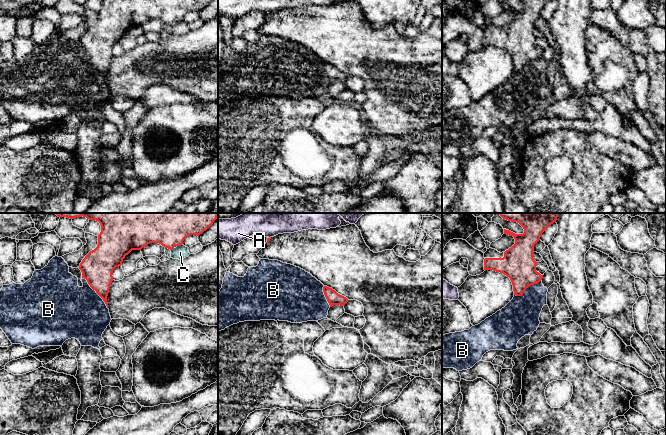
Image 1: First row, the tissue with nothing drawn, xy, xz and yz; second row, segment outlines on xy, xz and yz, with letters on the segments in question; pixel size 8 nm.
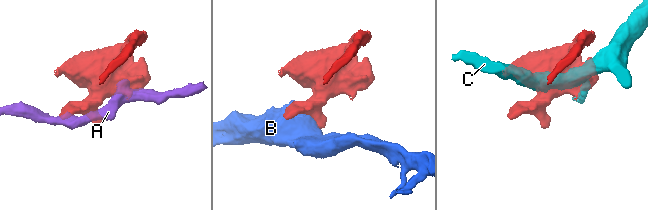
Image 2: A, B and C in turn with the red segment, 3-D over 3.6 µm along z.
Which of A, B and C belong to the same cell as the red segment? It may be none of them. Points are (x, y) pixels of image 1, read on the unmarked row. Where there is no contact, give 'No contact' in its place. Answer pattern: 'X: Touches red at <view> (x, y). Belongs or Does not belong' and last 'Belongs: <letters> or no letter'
A: Touches red at xz (268, 14). Does not belong
B: Touches red at xy (96, 68). Does not belong
C: Touches red at xy (179, 21). Does not belong
Belongs: no letter

